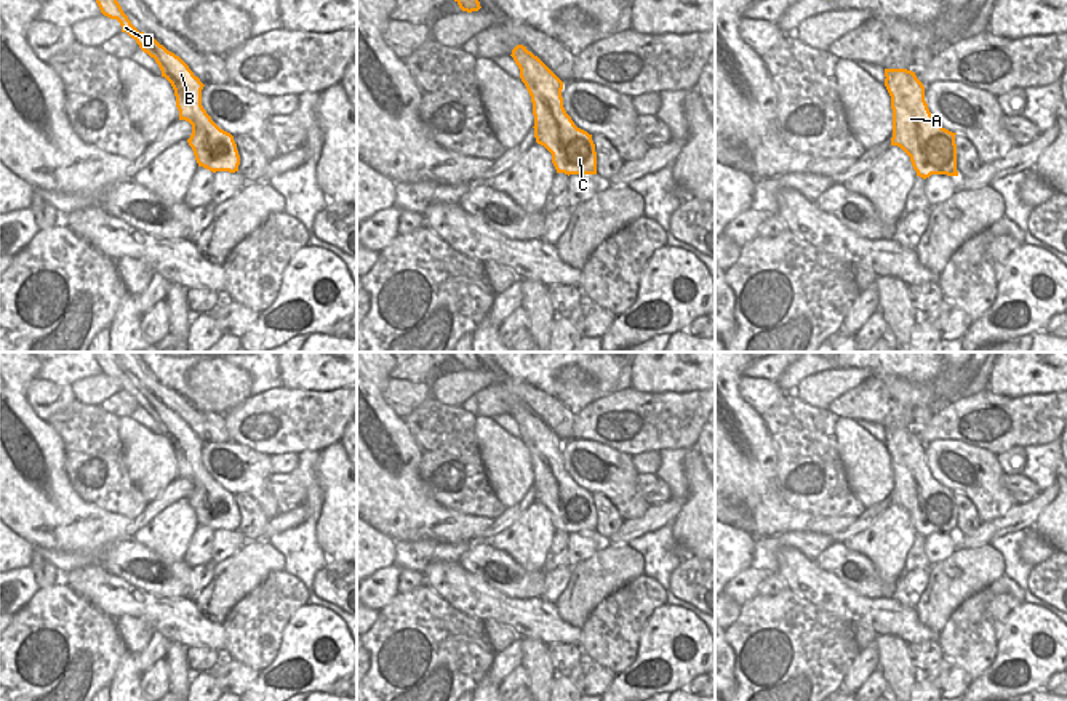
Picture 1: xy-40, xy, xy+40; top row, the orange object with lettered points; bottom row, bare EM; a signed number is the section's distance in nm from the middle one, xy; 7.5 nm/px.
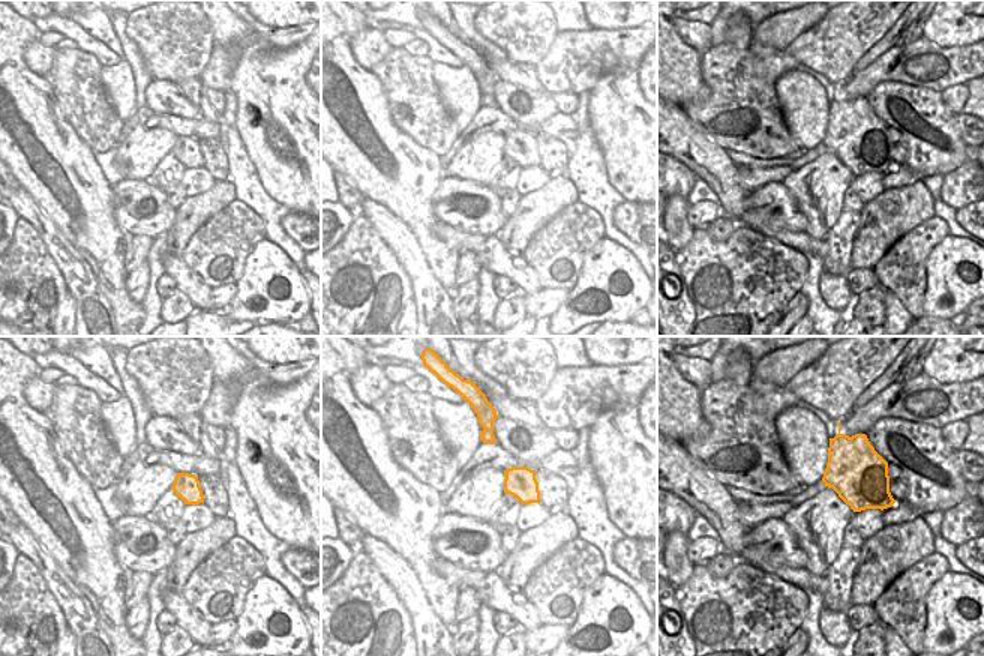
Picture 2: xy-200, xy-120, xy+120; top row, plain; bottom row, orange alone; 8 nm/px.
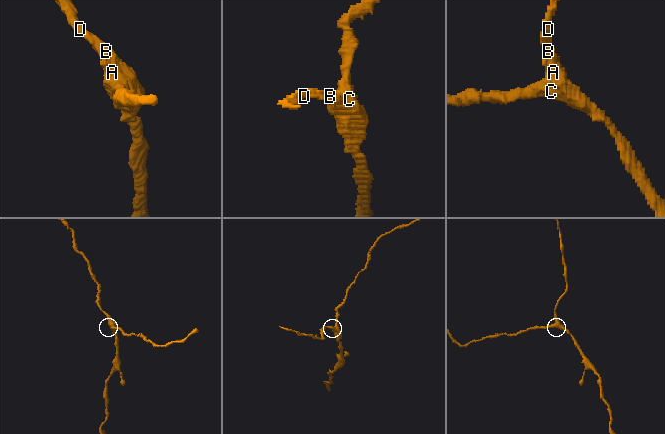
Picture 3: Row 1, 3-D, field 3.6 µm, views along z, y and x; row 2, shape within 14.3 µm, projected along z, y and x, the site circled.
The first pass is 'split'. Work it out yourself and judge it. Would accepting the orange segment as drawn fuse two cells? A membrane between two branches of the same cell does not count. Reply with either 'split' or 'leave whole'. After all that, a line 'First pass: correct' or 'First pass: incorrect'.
leave whole
First pass: incorrect

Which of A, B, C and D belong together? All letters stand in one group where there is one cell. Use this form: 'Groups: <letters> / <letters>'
Groups: A B C D.

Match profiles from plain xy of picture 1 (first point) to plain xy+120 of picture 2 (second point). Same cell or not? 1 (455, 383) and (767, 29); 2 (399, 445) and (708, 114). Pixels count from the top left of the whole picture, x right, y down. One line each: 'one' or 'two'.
1: one
2: two

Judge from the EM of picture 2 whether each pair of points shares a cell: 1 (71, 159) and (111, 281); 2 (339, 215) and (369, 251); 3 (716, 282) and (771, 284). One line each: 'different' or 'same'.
1: same
2: different
3: same

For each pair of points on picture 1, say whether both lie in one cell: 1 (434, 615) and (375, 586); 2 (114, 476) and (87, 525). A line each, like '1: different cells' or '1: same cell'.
1: different cells
2: different cells

